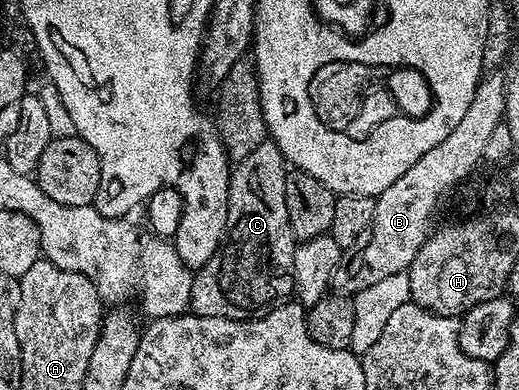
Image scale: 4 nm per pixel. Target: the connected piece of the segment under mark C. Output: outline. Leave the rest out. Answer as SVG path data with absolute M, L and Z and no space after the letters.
M271 139L254 147L246 159L235 162L228 179L228 228L224 240L211 259L195 270L192 278L190 309L195 316L251 321L253 317L263 317L293 296L294 255L298 242L292 233L286 207L287 174L282 151Z

